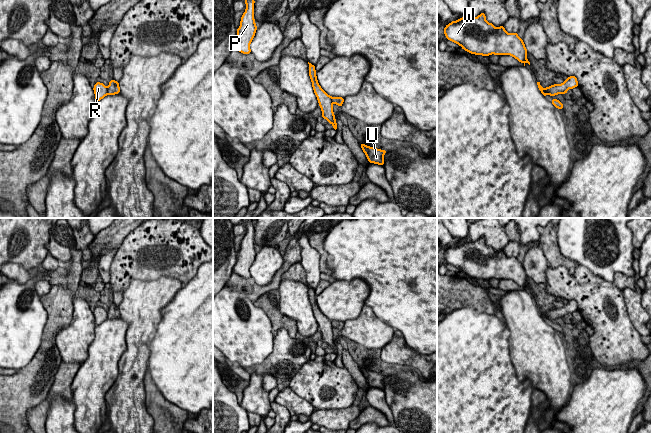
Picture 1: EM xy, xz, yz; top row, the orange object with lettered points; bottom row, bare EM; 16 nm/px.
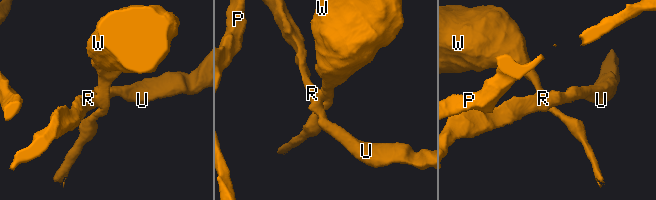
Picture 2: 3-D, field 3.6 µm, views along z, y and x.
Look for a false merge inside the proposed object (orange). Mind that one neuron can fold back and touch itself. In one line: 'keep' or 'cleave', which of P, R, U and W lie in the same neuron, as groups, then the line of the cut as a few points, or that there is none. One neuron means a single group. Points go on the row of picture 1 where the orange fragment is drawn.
cleave | P R U / W | xy (106, 88), (108, 93)

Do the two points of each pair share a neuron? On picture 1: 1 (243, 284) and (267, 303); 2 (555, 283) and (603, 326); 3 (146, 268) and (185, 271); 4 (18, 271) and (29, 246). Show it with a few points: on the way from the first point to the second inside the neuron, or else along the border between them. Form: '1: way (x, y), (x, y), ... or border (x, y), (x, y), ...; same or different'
1: border (277, 289), (264, 292), (253, 302); different
2: way (568, 287), (594, 313); same
3: way (156, 268), (175, 268); same
4: border (10, 261), (20, 263), (27, 270); different

